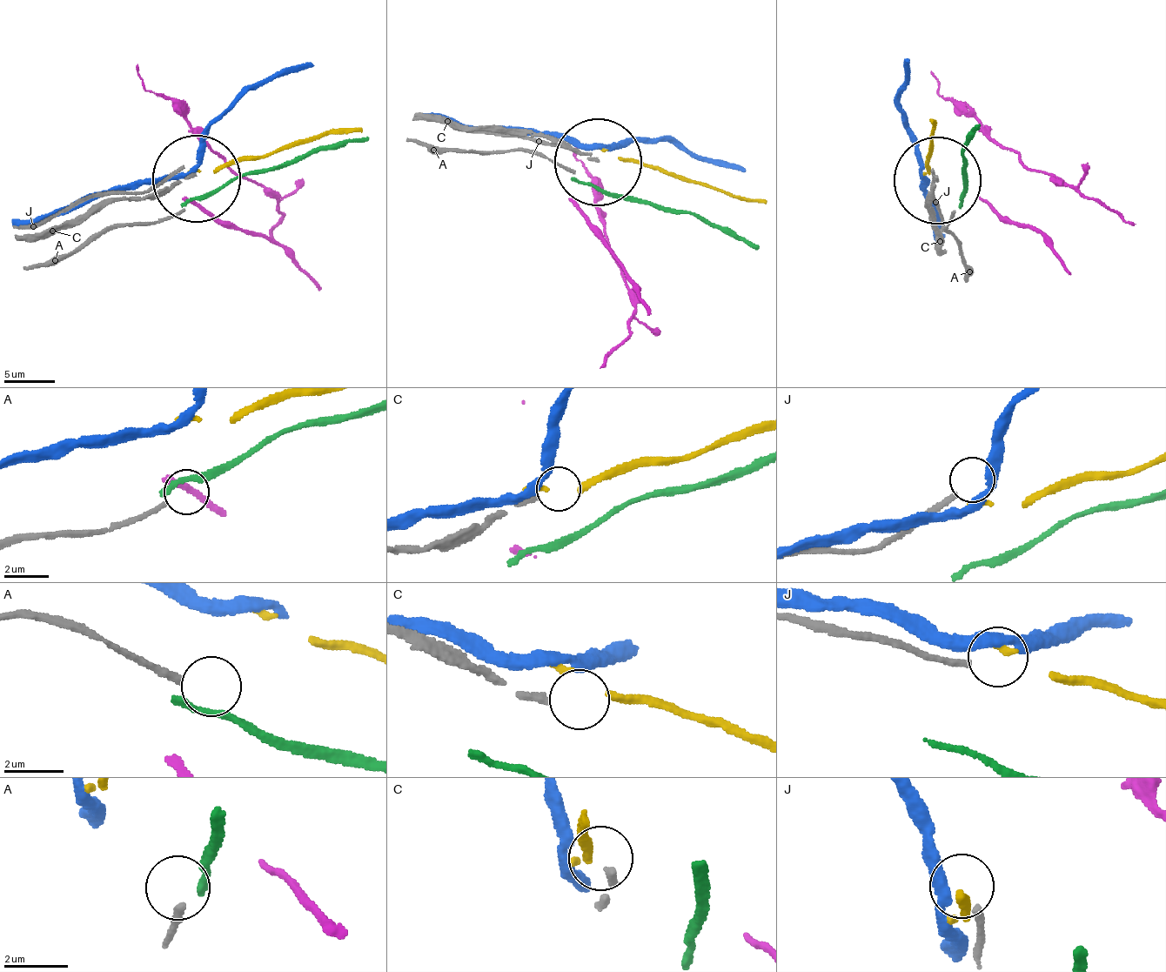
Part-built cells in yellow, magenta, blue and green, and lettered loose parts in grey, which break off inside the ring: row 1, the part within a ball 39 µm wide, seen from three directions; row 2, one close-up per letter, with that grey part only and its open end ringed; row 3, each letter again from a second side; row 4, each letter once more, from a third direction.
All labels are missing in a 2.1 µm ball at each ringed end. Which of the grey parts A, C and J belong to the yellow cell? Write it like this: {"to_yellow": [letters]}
{"to_yellow": []}

